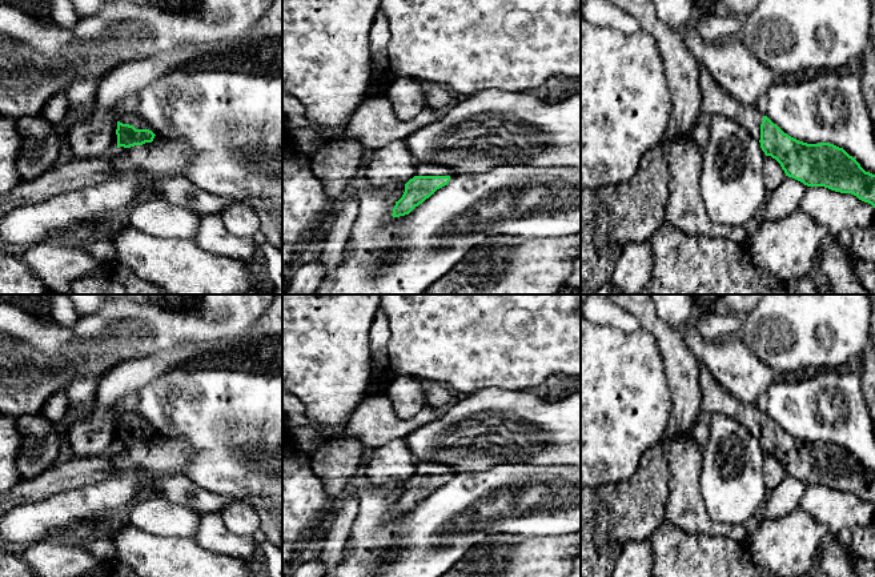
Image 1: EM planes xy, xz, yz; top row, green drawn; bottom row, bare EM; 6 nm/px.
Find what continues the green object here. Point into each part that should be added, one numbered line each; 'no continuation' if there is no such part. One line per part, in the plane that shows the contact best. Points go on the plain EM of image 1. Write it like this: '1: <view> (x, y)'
1: xy (132, 417)

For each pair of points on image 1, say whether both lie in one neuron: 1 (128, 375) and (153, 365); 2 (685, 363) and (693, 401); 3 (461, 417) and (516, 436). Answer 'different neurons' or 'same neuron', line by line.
1: same neuron
2: same neuron
3: same neuron

